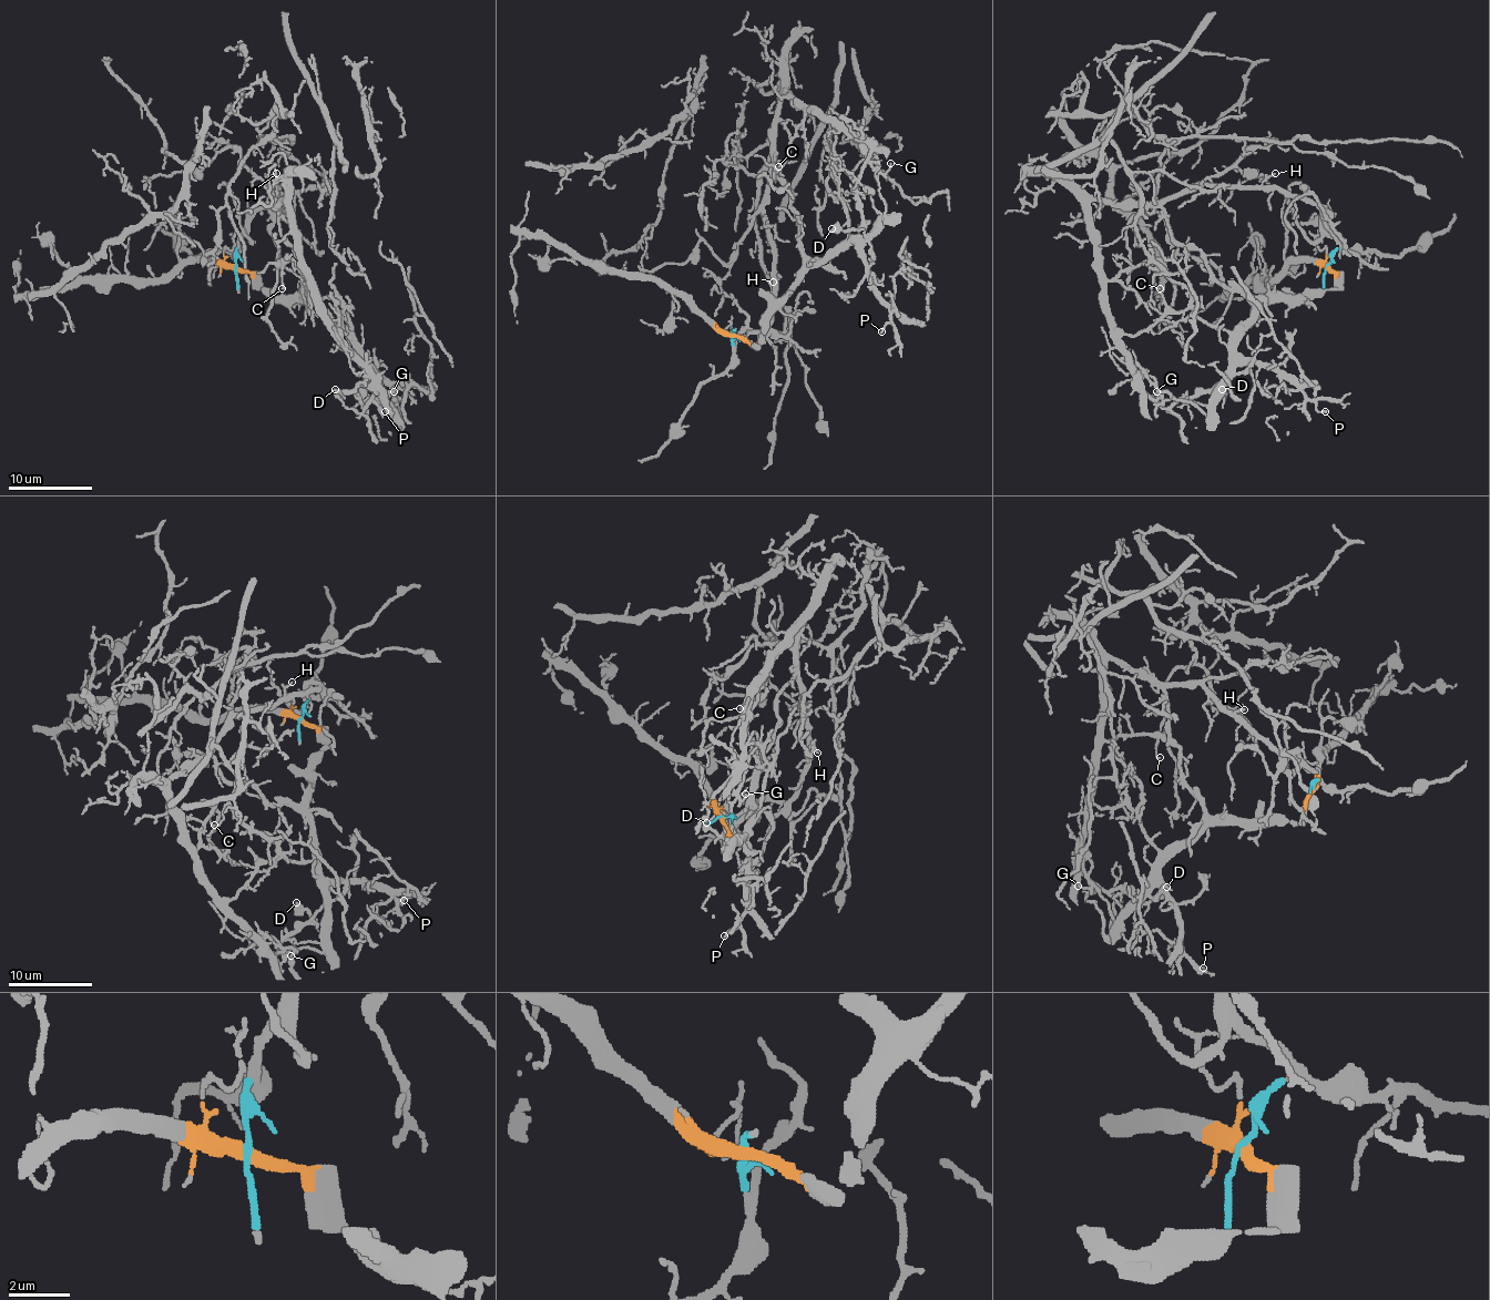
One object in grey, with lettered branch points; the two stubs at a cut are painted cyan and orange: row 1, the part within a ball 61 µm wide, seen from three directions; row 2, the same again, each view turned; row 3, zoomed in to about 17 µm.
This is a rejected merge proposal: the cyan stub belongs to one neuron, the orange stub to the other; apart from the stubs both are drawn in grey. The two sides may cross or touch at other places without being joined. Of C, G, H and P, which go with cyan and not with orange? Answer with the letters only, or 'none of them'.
C, H

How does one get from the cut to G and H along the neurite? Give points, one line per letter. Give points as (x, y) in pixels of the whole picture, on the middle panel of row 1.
G: (733, 334), (761, 343), (762, 315), (877, 225), (886, 213), (877, 175), (890, 163)
H: (733, 334), (733, 347), (743, 330), (762, 330), (771, 317), (773, 282)

